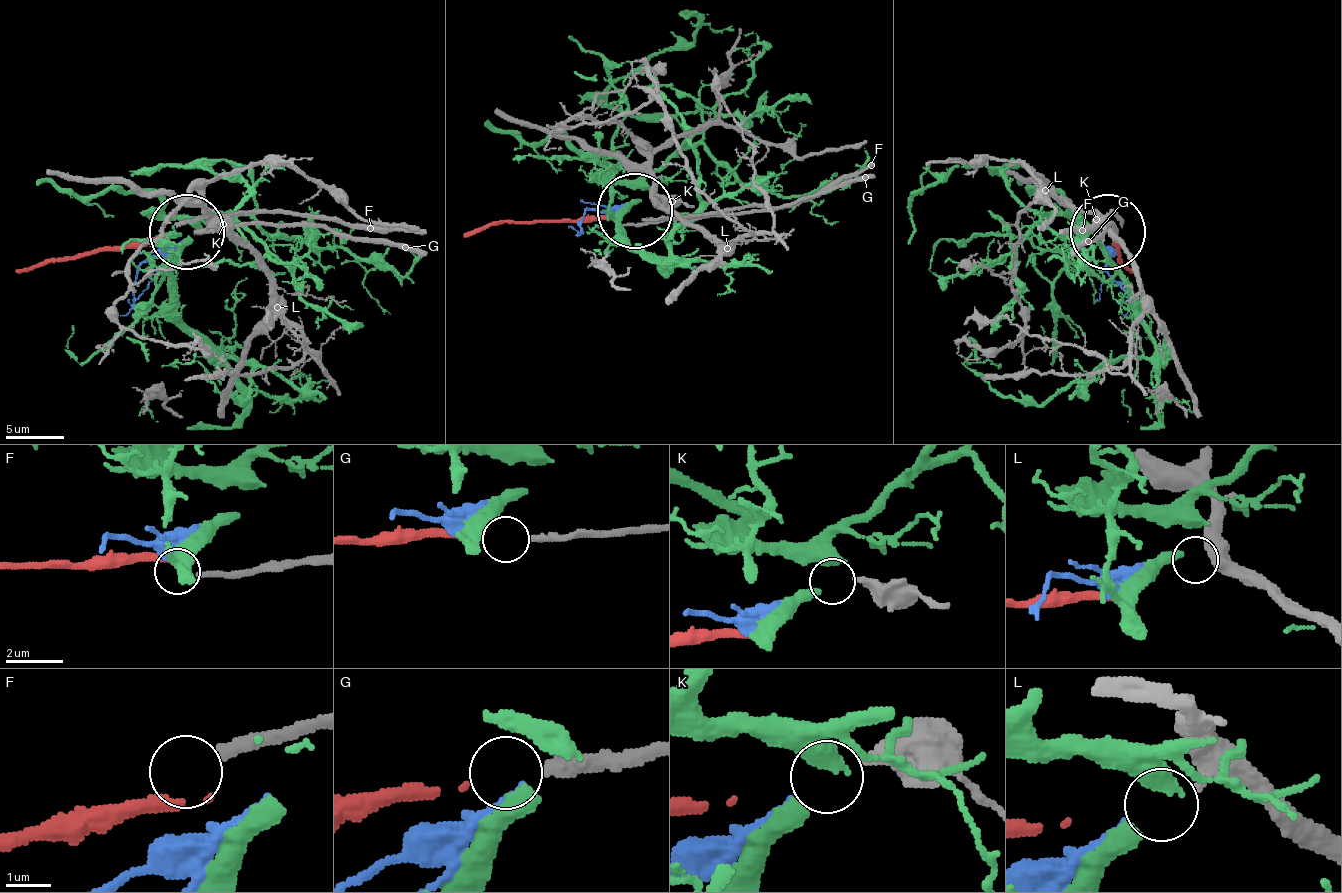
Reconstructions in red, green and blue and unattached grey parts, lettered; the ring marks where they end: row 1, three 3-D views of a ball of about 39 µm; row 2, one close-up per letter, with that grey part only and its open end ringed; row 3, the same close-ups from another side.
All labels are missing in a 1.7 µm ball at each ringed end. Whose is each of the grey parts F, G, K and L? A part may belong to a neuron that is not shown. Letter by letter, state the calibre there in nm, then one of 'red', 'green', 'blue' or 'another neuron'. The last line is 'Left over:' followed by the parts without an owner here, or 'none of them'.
F: 240 nm thick; another neuron
G: 280 nm thick; red
K: 320 nm thick; another neuron
L: 320 nm thick; blue
Left over: F, K

